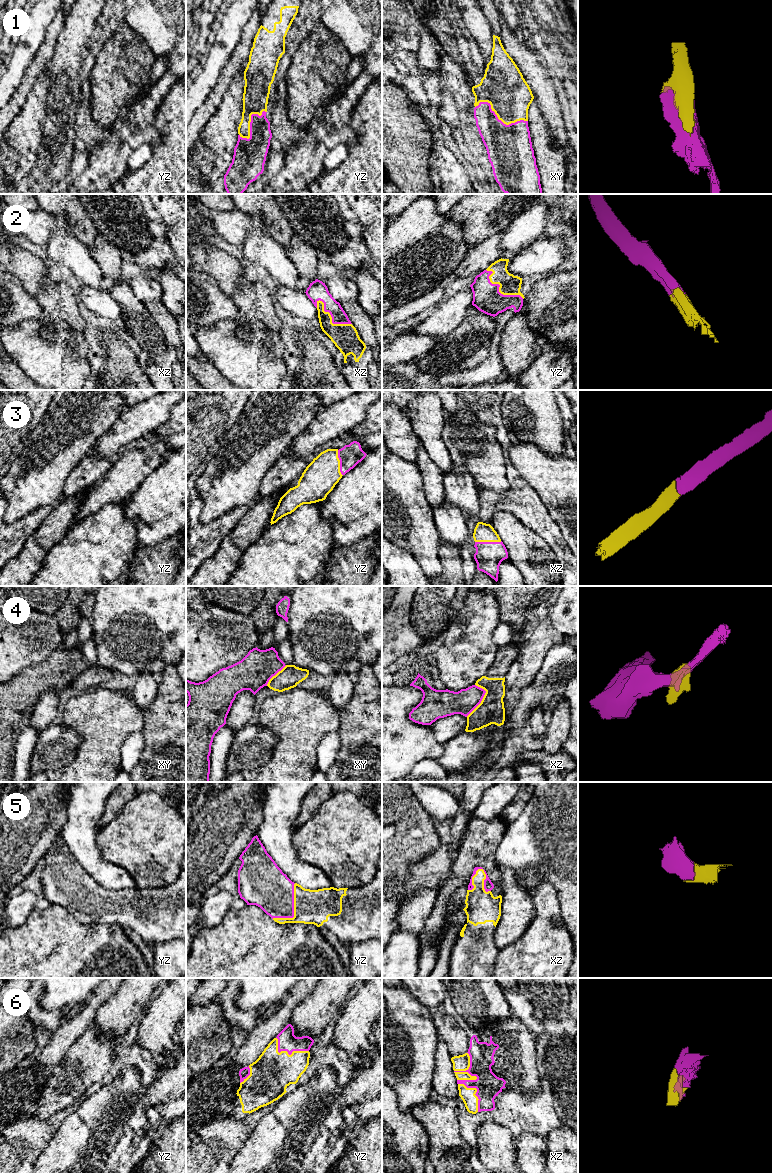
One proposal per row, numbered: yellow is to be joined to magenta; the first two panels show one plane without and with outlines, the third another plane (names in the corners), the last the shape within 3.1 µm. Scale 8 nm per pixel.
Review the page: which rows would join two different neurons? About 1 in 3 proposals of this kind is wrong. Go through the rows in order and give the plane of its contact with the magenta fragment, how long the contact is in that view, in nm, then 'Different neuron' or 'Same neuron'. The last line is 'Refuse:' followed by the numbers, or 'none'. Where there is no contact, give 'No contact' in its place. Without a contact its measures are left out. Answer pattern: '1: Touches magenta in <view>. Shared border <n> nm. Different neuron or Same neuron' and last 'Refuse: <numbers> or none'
1: Touches magenta in xy. Shared border 440 nm. Same neuron
2: Touches magenta in yz. Shared border 380 nm. Same neuron
3: Touches magenta in xz. Shared border 220 nm. Same neuron
4: Touches magenta in xz. Shared border 280 nm. Different neuron
5: Touches magenta in xz. Shared border 220 nm. Same neuron
6: Touches magenta in xz. Shared border 240 nm. Same neuron
Refuse: 4

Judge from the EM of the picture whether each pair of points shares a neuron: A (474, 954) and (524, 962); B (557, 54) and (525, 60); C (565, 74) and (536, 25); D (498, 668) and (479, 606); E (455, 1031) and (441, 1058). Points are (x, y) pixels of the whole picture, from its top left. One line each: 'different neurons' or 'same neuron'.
A: different neurons
B: different neurons
C: same neuron
D: different neurons
E: different neurons

